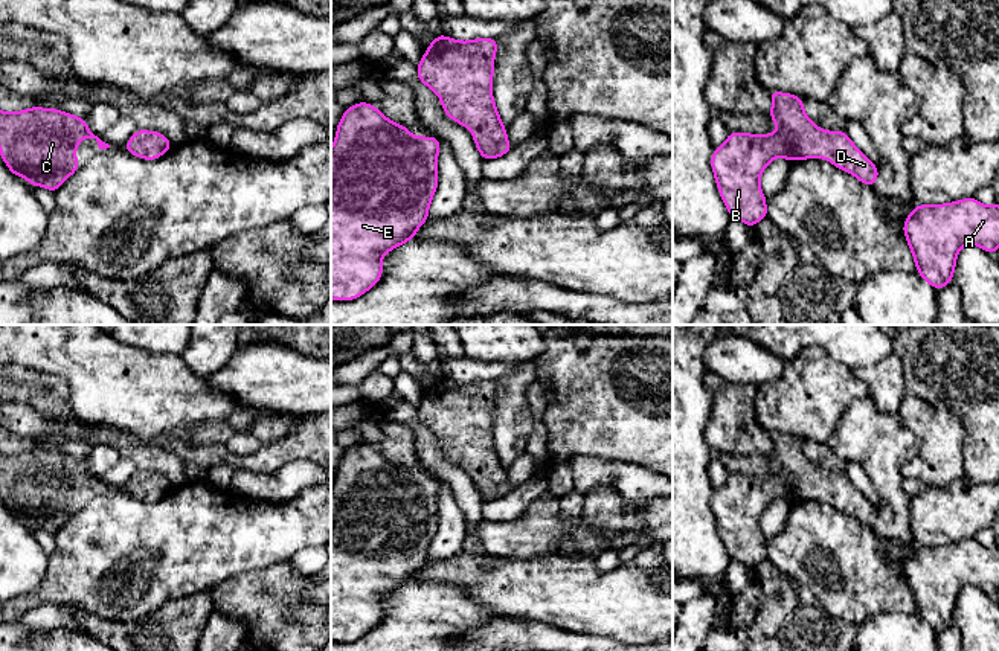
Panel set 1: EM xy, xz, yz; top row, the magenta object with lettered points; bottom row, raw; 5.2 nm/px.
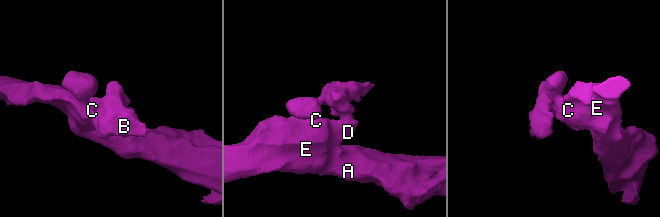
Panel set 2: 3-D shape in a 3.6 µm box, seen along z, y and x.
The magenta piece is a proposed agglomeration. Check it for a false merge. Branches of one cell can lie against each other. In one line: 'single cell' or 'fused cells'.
single cell

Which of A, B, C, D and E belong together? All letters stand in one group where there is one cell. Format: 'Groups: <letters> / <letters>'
Groups: A B C D E

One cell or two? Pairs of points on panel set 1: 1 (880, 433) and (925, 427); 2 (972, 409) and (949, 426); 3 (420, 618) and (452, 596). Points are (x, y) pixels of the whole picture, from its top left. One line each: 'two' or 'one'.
1: two
2: two
3: one

